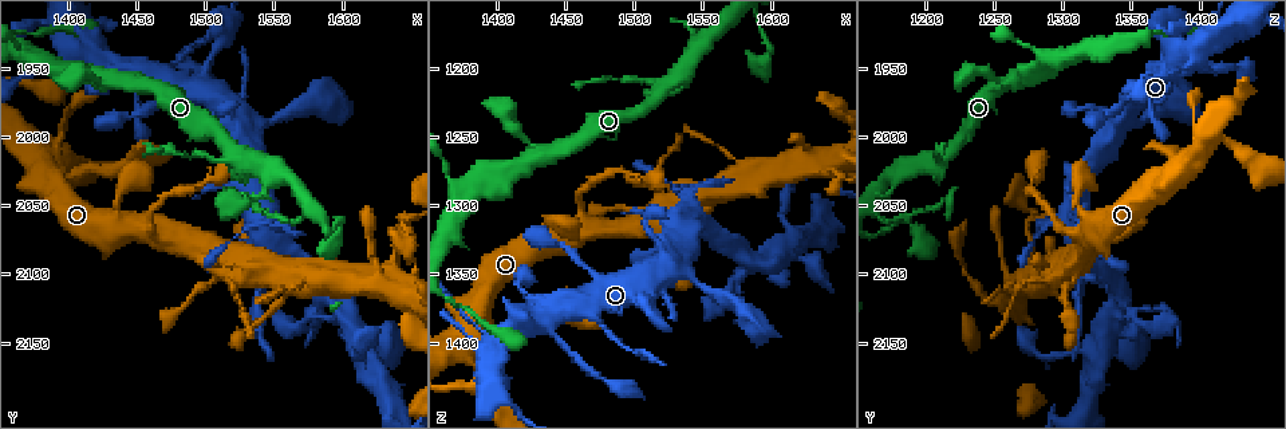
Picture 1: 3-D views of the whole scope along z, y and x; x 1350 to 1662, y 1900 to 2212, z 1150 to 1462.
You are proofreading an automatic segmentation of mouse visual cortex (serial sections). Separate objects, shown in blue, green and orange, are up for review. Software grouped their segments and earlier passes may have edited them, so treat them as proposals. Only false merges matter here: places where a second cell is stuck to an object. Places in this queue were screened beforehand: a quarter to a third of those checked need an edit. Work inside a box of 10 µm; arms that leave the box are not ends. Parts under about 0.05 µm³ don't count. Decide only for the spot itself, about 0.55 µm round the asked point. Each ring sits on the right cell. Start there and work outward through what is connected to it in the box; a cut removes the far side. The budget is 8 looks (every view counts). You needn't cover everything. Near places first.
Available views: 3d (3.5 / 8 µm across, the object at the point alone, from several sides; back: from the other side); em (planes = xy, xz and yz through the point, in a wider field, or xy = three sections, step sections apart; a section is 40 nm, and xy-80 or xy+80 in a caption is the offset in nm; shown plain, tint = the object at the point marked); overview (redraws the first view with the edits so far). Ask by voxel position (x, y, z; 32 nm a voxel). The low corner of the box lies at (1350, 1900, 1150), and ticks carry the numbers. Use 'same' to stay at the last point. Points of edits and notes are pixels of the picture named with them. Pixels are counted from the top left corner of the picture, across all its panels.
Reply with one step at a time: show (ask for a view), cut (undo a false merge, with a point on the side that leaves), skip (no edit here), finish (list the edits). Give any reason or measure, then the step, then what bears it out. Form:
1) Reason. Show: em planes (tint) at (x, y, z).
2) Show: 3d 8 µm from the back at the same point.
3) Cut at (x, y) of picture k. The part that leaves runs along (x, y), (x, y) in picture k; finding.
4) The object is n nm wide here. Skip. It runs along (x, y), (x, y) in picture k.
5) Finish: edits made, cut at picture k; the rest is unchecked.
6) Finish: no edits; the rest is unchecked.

Calibre changes. Show: em xy step 5 (tint) at (1482, 1942, 1390).

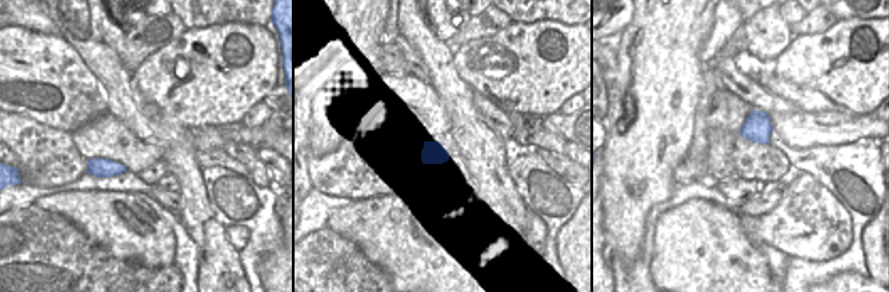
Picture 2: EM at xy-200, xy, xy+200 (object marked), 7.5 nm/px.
See where the arms go. Show: 3d 3.5 µm at the same point.

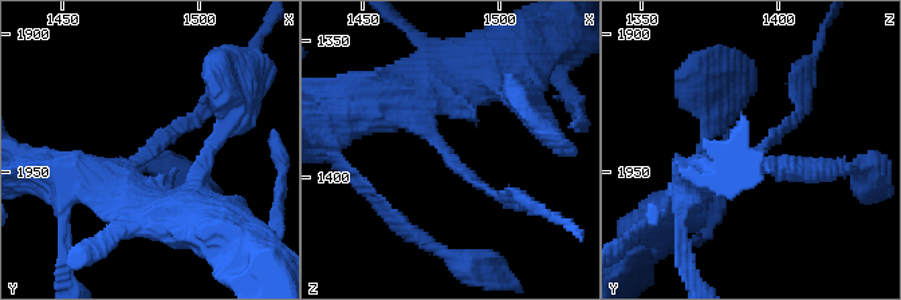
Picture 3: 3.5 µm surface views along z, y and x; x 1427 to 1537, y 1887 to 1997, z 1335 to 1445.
The arms are 100, 300 nm wide. Cut at (176, 123) of picture 3. The part that leaves runs along (448, 154), (498, 200), (530, 206) in picture 3; two cells meet here.

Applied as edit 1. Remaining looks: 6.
Show: overview.

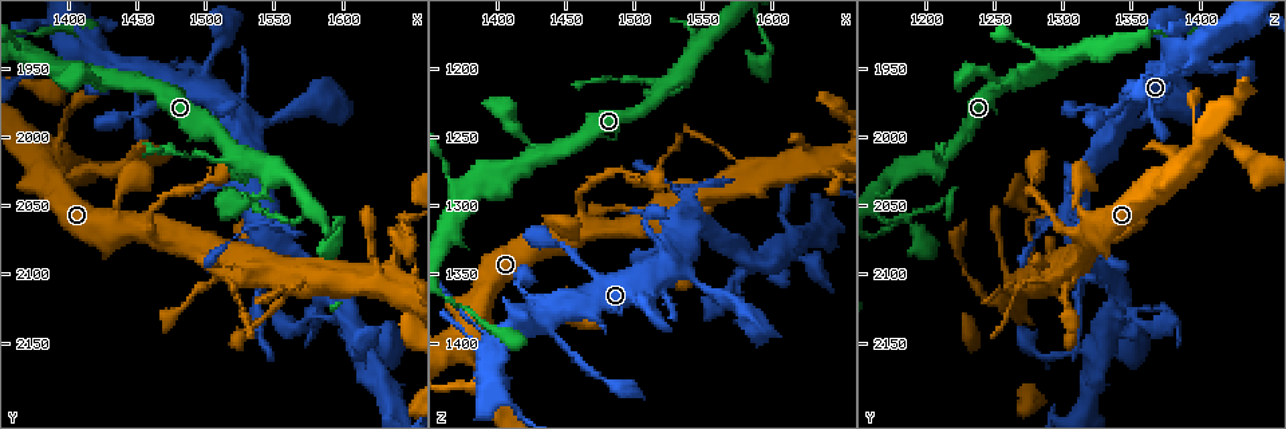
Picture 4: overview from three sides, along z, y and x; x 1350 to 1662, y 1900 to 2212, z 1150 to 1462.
Three-way junction. Show: em xy step 2 (tint) at (1544, 2054, 1306).

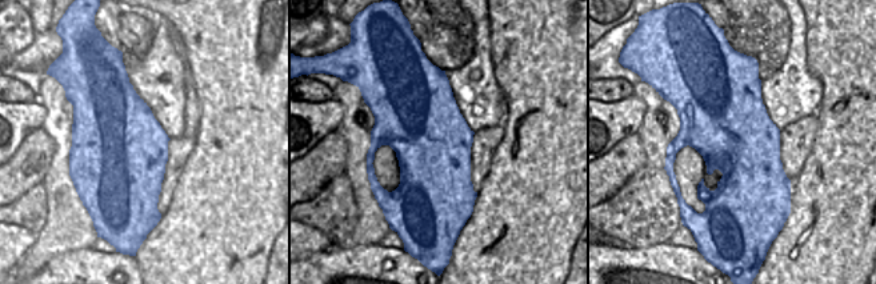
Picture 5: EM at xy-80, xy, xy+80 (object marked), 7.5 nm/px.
See where the arms go. Show: 3d 3.5 µm at the same point.

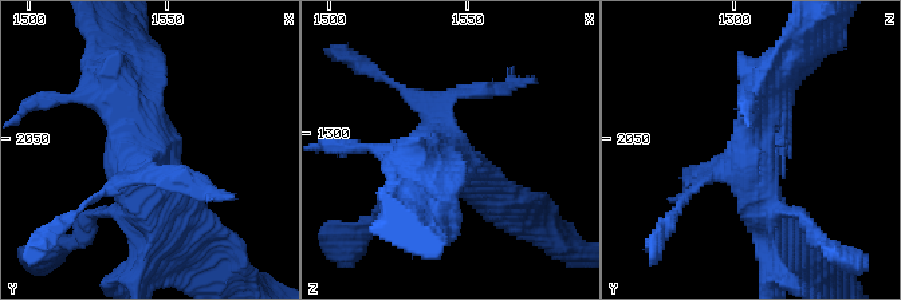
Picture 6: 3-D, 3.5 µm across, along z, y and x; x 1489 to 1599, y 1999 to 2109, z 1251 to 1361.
Skip. It runs along (126, 71), (130, 133), (180, 222) in picture 6; one cell here.

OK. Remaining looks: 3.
Calibre changes. Show: 3d 3.5 µm at (1554, 2122, 1302).

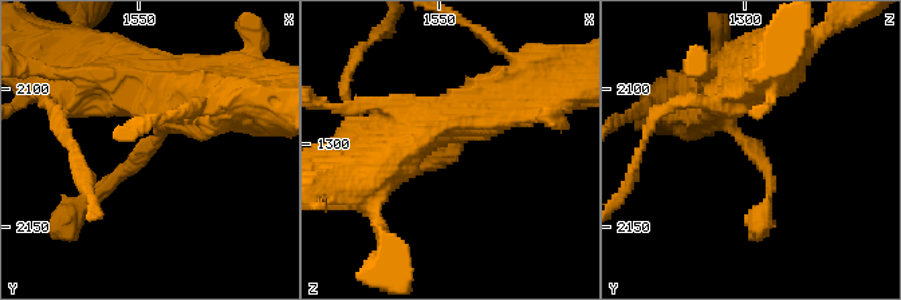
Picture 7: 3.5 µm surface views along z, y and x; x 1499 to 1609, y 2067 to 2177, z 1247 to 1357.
Show: em xy step 1 (tint) at (1551, 2122, 1302).

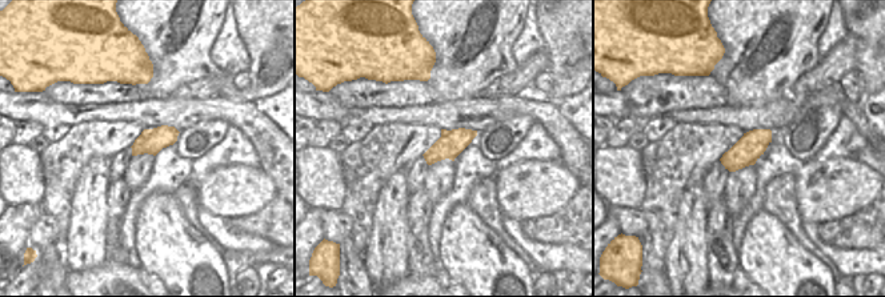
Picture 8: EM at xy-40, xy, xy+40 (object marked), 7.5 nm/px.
Skip. It runs along (148, 94), (164, 131), (78, 205) in picture 7; continuous, no second cell.

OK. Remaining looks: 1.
Finish: edits made, cut at picture 3; the rest is unchecked.

